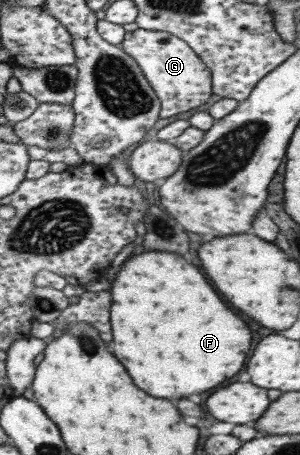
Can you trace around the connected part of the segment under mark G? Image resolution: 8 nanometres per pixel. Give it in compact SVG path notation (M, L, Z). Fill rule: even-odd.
M136 29L125 32L119 48L129 55L140 68L145 80L159 99L158 117L172 117L204 105L211 95L211 75L203 61L181 39L165 31Z

